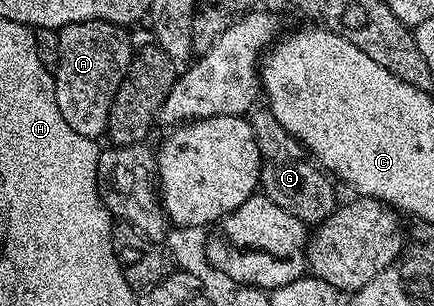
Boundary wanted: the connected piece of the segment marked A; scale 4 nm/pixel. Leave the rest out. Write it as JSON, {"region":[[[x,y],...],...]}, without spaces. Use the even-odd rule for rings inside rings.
{"region":[[[98,19],[72,23],[59,31],[59,61],[55,68],[59,113],[63,113],[63,121],[75,133],[94,141],[105,135],[111,101],[115,101],[115,93],[135,54],[135,46],[125,31],[128,30],[120,23]]]}

